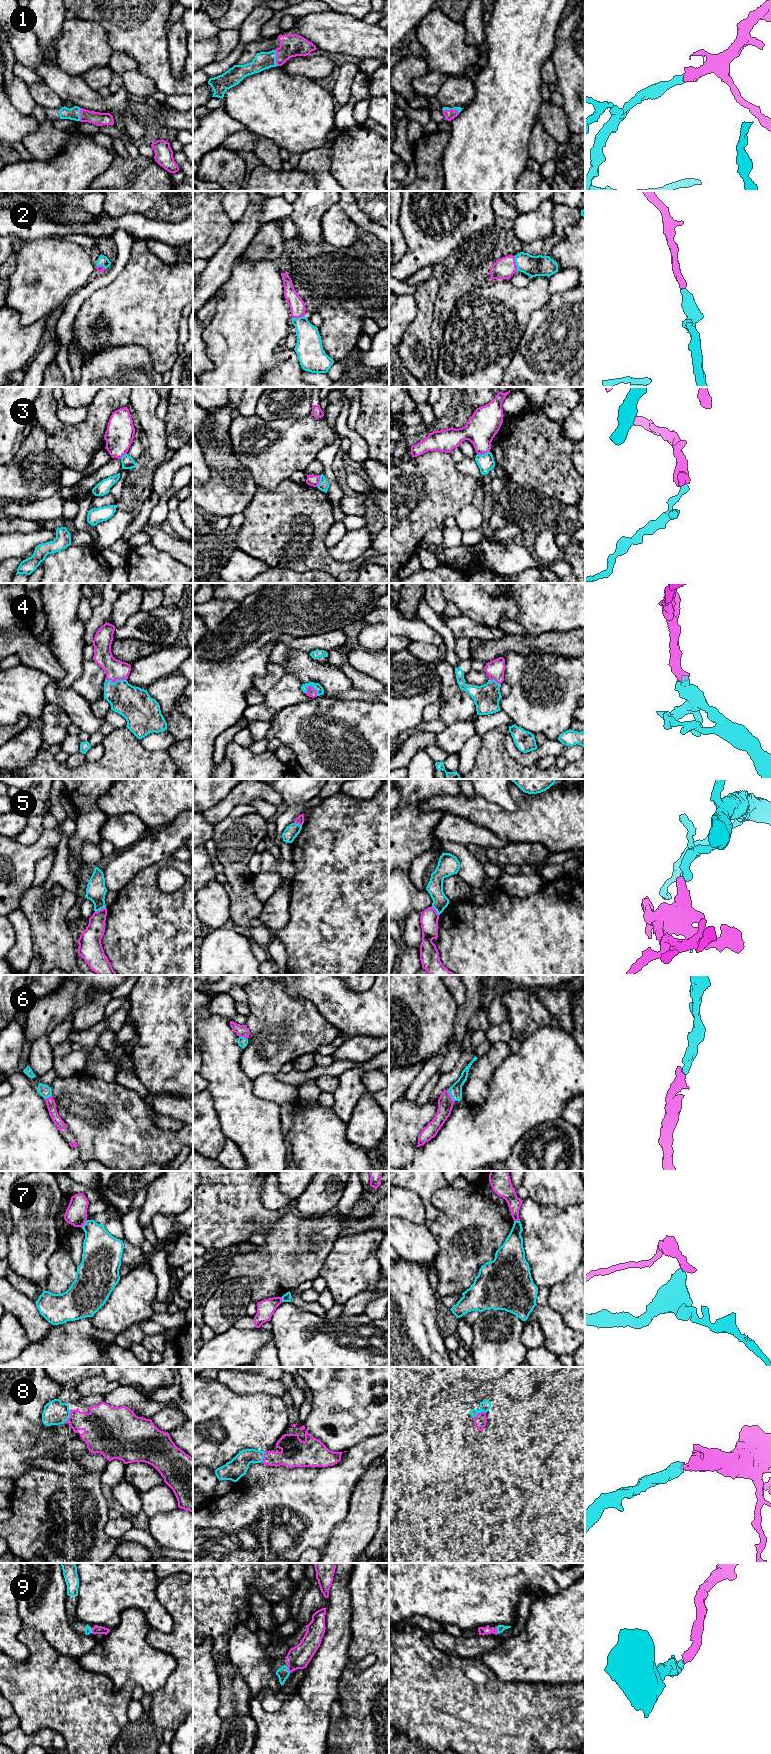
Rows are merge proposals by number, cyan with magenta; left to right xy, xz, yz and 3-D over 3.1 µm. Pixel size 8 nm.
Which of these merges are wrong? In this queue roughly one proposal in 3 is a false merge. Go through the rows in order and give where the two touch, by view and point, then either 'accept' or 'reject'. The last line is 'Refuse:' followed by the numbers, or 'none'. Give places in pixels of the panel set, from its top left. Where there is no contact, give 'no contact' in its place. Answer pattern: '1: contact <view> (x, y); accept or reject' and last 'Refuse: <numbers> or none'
1: contact xz (275, 58); accept
2: contact yz (515, 262); accept
3: contact yz (483, 454); reject
4: contact xy (116, 681); accept
5: contact xy (100, 909); reject
6: contact yz (450, 1095); accept
7: contact xy (84, 1224); reject
8: contact yz (479, 1412); accept
9: contact yz (497, 1630); accept
Refuse: 3, 5, 7

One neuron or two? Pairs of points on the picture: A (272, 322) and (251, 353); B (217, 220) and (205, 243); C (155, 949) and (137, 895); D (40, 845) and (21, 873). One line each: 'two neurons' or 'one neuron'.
A: one neuron
B: one neuron
C: one neuron
D: one neuron

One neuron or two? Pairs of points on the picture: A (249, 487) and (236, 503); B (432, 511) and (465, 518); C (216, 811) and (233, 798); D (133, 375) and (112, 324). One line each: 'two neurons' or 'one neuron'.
A: one neuron
B: two neurons
C: one neuron
D: two neurons

